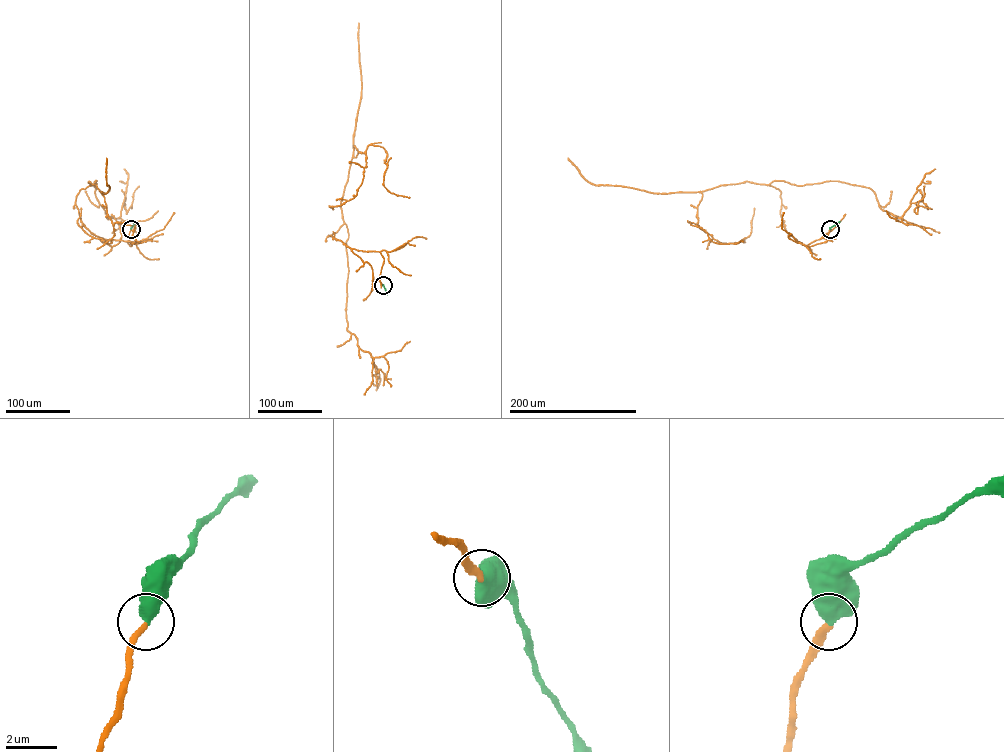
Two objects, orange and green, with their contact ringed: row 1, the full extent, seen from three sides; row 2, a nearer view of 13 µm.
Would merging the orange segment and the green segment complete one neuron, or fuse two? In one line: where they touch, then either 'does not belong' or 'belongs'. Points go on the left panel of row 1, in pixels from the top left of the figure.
place (131, 229); belongs

